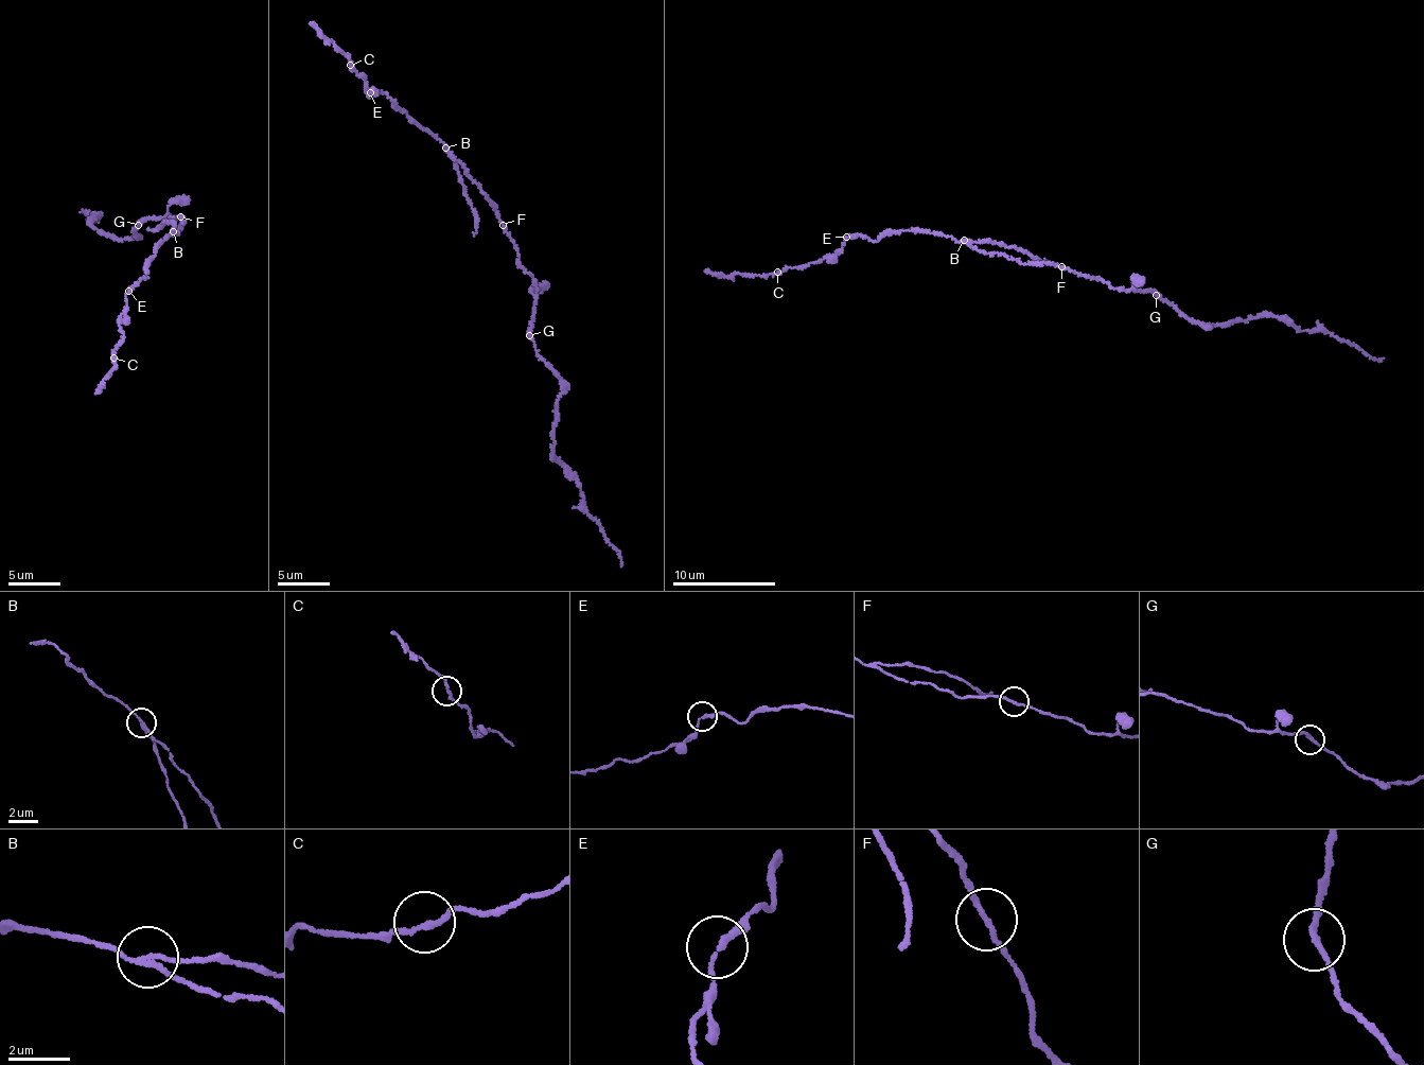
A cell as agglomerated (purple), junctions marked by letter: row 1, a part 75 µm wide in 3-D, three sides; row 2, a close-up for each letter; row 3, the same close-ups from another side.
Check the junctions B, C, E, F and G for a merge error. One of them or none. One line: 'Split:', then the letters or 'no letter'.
Split: B

